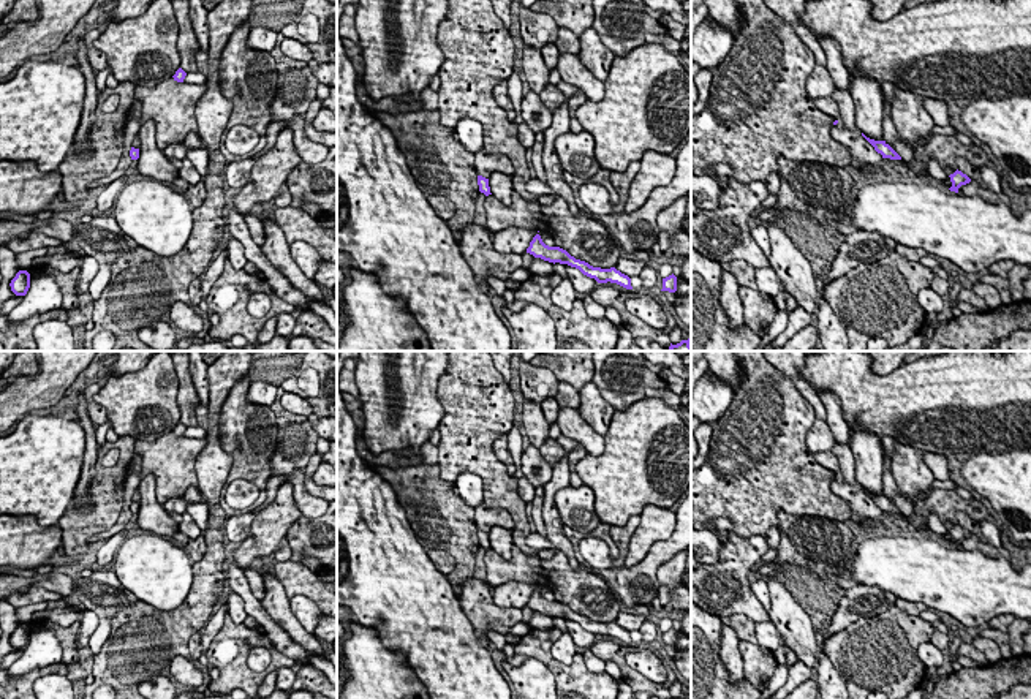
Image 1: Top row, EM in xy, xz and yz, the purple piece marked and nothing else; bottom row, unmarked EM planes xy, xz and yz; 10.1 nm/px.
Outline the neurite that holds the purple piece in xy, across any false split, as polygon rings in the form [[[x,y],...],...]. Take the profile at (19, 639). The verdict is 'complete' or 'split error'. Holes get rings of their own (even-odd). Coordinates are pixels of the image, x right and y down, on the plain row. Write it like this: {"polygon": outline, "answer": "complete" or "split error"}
{"polygon": [[[19,625],[9,640],[16,650],[25,650],[30,642],[30,628],[27,625]]], "answer": "complete"}

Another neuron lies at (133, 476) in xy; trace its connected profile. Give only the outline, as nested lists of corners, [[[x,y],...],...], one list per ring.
[[[134,454],[131,459],[131,468],[127,473],[127,479],[125,479],[125,490],[123,490],[123,508],[120,512],[122,520],[117,522],[112,528],[101,531],[92,538],[87,539],[87,542],[104,542],[106,539],[109,539],[111,536],[114,536],[115,533],[125,530],[127,522],[131,519],[131,511],[130,511],[130,504],[133,501],[133,495],[141,482],[141,462],[142,457]]]

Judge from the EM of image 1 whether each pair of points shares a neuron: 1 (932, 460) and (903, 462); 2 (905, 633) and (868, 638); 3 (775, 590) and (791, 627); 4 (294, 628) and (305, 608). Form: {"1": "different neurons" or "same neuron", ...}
{"1": "different neurons", "2": "same neuron", "3": "same neuron", "4": "different neurons"}

